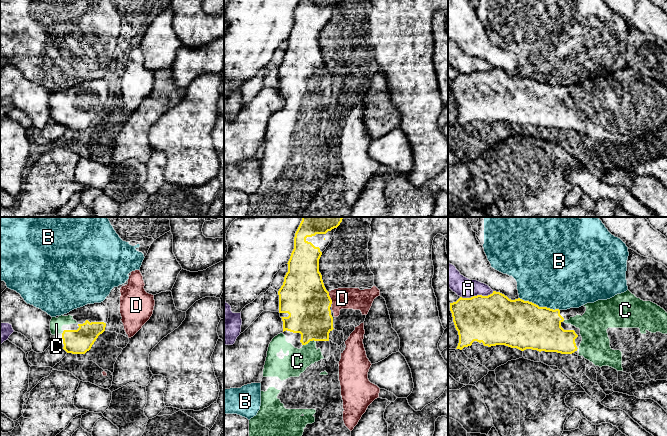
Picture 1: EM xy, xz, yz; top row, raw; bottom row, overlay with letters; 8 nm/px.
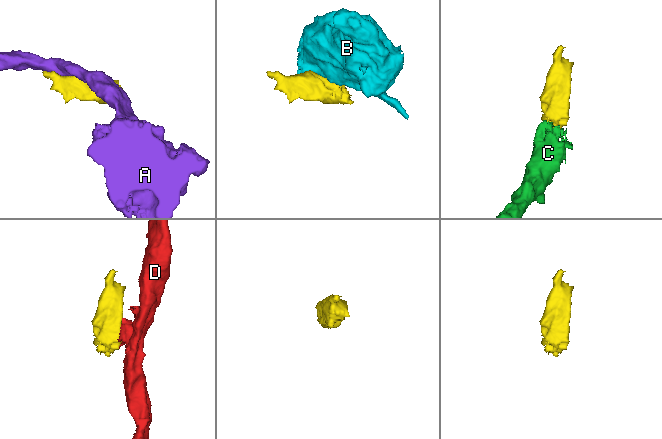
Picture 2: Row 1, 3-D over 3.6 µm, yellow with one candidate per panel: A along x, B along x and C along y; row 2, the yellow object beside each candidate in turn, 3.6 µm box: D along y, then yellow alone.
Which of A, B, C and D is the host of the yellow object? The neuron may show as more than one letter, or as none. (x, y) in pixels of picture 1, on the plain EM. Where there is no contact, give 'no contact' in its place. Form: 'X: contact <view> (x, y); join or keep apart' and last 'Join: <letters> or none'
A: contact yz (477, 71); keep apart
B: contact yz (538, 82); keep apart
C: contact xz (308, 118); join
D: contact xz (330, 74); keep apart
Join: C

